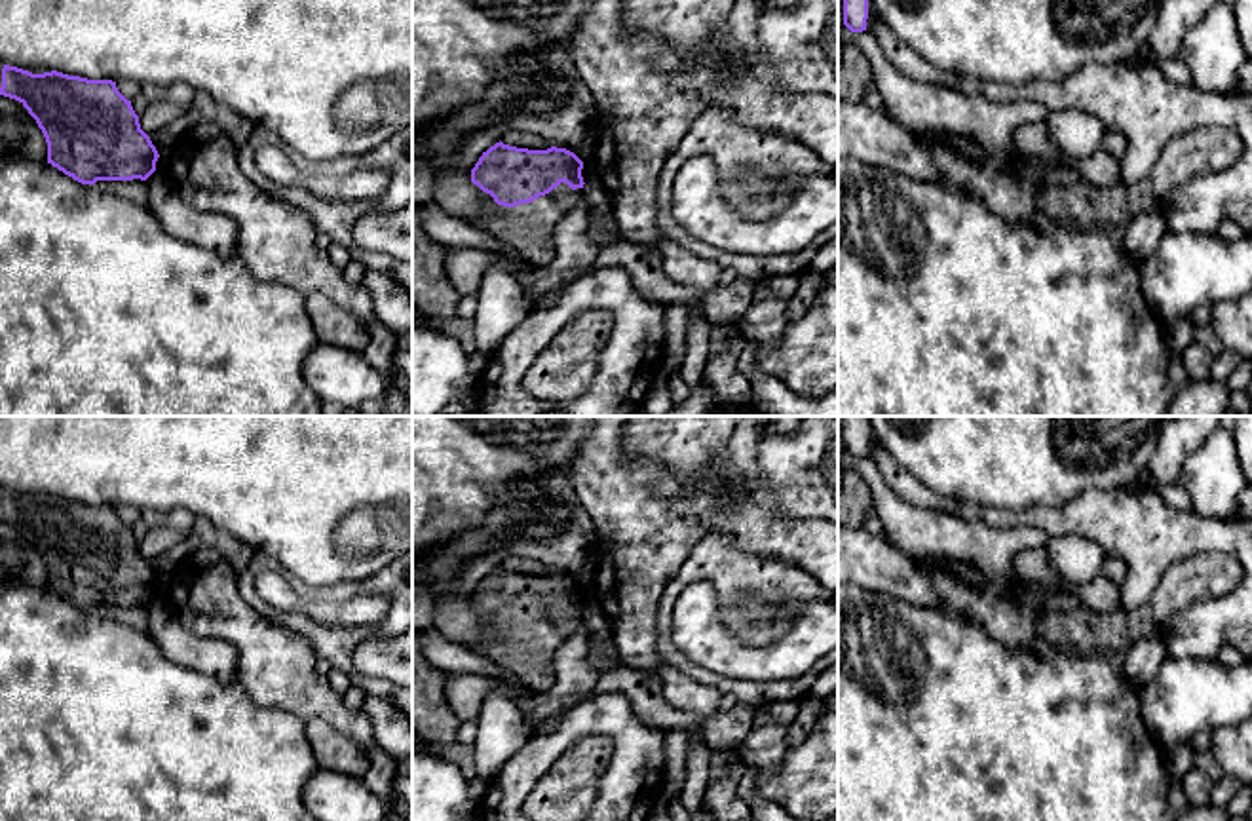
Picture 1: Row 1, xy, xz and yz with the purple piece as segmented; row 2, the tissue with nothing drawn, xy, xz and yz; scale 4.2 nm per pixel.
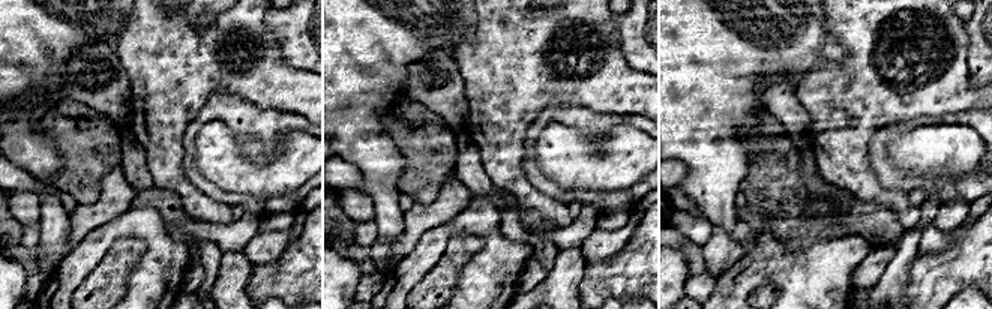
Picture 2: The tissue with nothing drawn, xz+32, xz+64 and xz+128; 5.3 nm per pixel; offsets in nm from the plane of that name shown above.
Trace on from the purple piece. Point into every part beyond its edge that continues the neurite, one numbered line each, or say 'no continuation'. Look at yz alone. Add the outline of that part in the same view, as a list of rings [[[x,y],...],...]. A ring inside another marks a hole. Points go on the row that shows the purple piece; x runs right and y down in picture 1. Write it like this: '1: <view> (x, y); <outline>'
no continuation

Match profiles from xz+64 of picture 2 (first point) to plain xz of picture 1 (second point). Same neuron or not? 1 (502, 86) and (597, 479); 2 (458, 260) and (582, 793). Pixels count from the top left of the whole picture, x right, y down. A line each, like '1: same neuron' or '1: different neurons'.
1: same neuron
2: same neuron

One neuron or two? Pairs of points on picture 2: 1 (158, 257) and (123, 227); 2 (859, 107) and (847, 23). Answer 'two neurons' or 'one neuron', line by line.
1: one neuron
2: one neuron

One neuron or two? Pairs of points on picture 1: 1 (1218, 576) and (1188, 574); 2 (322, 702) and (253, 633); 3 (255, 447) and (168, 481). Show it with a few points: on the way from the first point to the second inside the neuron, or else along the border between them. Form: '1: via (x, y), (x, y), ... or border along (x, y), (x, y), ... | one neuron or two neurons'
1: via (1211, 576), (1195, 576) | one neuron
2: via (304, 685), (270, 650) | one neuron
3: via (234, 447), (202, 447), (189, 460) | one neuron

